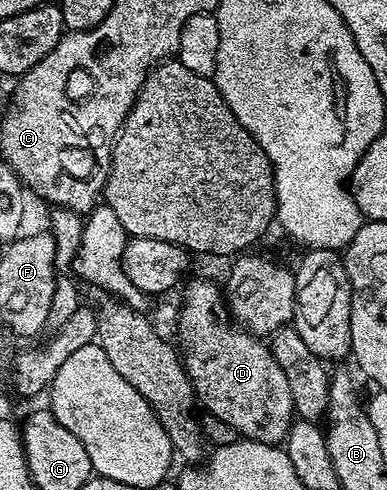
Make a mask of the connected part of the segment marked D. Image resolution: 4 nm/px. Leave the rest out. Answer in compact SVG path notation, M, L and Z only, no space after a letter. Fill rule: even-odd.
M194 278L186 286L186 291L182 294L182 315L178 318L178 342L176 341L177 349L180 351L182 365L186 368L186 375L190 377L191 384L194 385L194 392L199 403L206 405L205 413L212 417L218 417L225 424L230 424L235 429L238 435L242 438L250 438L253 442L268 442L271 444L285 443L286 433L289 430L294 414L294 405L292 404L292 392L288 392L288 379L284 377L283 370L280 369L280 364L276 364L276 360L272 356L269 345L265 341L259 340L255 335L251 334L245 328L234 328L238 330L218 330L218 326L214 323L214 317L221 310L224 310L224 294L221 289L218 290L206 278Z

